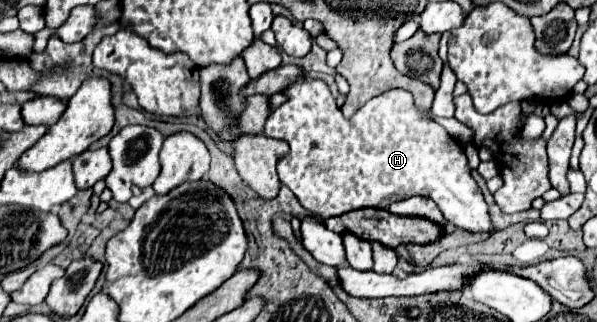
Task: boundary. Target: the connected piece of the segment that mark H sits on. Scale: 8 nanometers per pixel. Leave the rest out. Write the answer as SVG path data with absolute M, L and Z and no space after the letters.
M301 76L291 88L285 90L285 94L289 96L289 100L287 100L283 106L275 108L273 114L267 118L267 122L265 122L265 136L277 138L277 140L285 140L285 142L289 144L289 154L287 154L285 158L281 158L279 168L277 168L277 170L279 170L279 180L297 196L299 204L301 204L305 210L317 214L319 218L331 218L331 216L339 216L339 214L345 214L345 212L351 212L351 210L361 210L361 208L387 210L387 206L389 206L391 202L399 202L399 200L403 200L403 198L411 198L411 196L421 194L421 196L431 198L431 200L439 206L439 210L443 212L443 216L447 218L447 222L453 224L453 226L459 228L459 230L467 230L467 232L473 232L473 234L477 234L477 232L495 232L495 230L497 230L497 228L493 228L493 224L491 224L491 216L489 216L487 202L485 202L479 186L475 184L475 180L473 180L473 176L471 176L471 170L469 170L469 166L467 166L467 158L465 158L465 154L461 152L459 142L457 142L455 138L451 138L443 126L435 124L433 120L429 120L425 114L421 114L421 112L417 110L411 92L407 92L407 90L389 90L389 92L385 92L385 94L369 100L365 106L361 106L349 120L343 118L341 110L339 110L337 104L335 104L335 98L331 96L331 92L329 92L329 88L327 88L327 84L325 84L323 80L309 80L307 76Z

